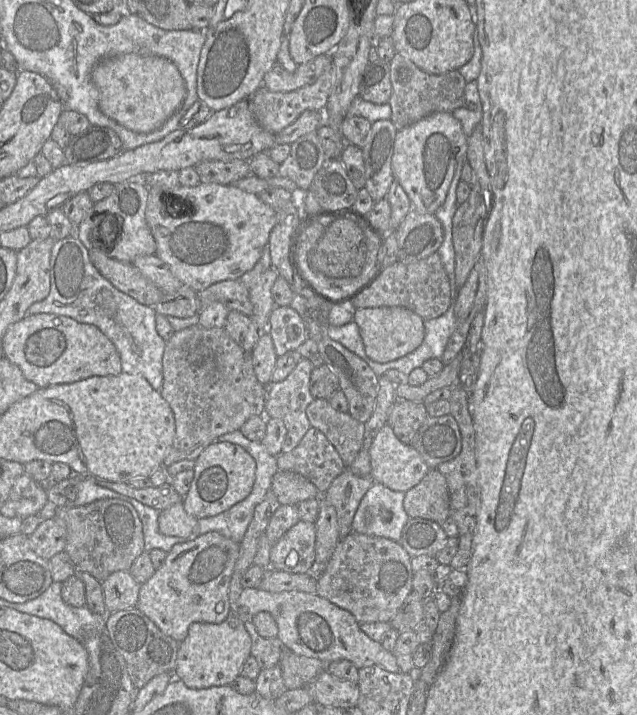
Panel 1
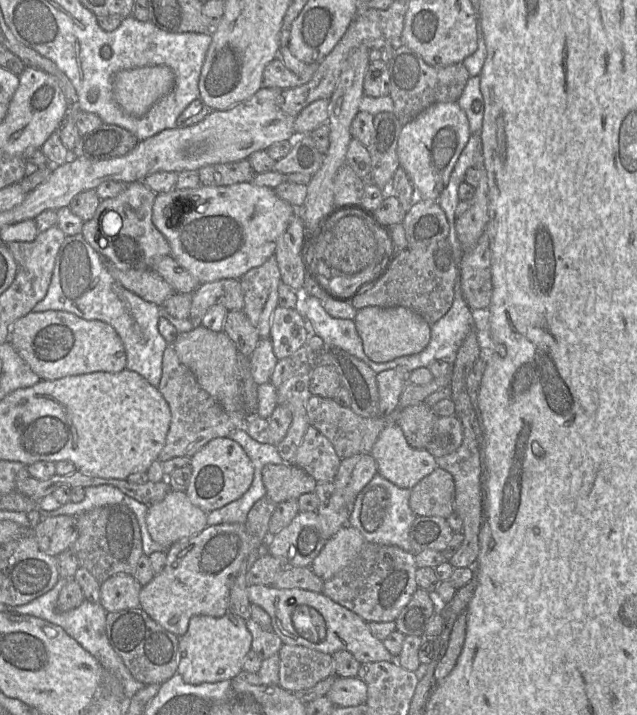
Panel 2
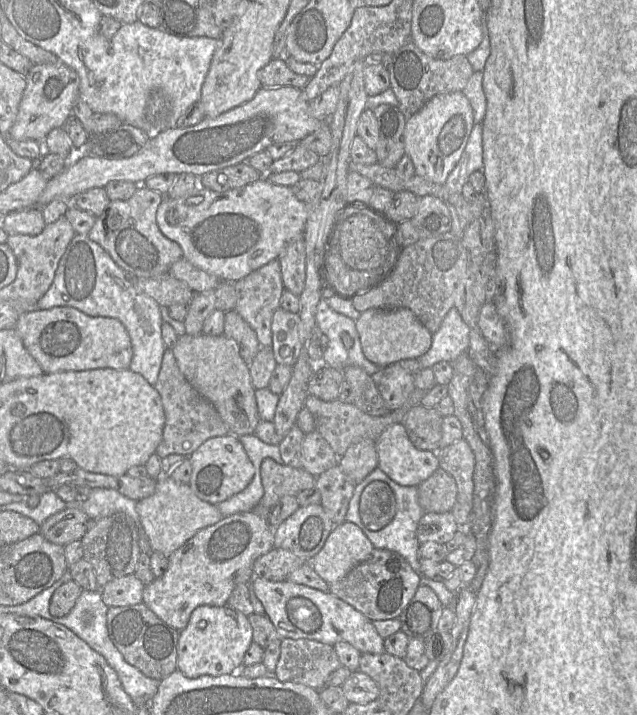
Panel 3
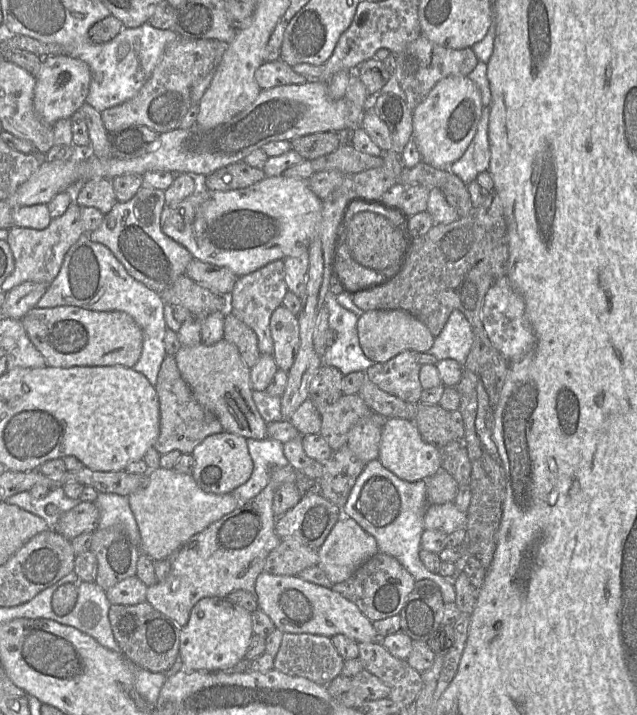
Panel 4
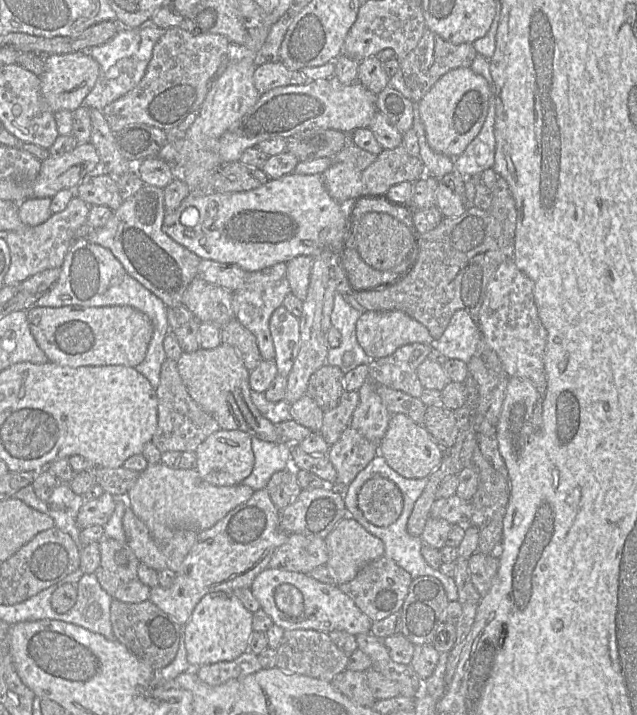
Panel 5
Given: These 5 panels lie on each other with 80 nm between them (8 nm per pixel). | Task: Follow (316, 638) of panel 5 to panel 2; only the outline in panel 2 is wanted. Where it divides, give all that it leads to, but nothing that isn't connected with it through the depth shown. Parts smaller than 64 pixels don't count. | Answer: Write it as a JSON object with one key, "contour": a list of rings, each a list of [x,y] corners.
{"contour":[[[283,644],[279,658],[279,686],[290,692],[311,688],[335,674],[332,655],[304,646]]]}

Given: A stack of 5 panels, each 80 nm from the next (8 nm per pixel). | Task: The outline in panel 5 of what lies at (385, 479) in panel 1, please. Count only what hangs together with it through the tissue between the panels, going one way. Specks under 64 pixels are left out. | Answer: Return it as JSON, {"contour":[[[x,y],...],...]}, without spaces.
{"contour":[[[398,413],[390,418],[388,428],[379,444],[378,454],[382,455],[387,464],[402,477],[418,479],[429,477],[439,468],[444,451],[423,425],[415,423],[405,414]]]}

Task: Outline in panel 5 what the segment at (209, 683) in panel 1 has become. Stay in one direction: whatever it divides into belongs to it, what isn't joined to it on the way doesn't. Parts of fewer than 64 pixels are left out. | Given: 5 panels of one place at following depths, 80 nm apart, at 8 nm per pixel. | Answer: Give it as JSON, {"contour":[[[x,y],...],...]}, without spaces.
{"contour":[[[232,591],[211,592],[203,596],[183,626],[183,639],[191,669],[233,661],[245,653],[253,632],[252,621],[253,613],[243,606]]]}

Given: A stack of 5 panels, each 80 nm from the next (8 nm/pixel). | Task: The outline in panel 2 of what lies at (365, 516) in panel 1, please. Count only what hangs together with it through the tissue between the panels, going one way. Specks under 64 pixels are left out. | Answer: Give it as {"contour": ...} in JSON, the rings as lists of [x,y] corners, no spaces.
{"contour":[[[377,473],[370,484],[365,488],[364,493],[372,487],[383,487],[389,493],[389,510],[380,527],[368,532],[360,521],[362,510],[361,492],[357,495],[353,510],[348,519],[348,524],[356,528],[367,542],[397,546],[406,552],[412,552],[410,543],[410,529],[417,515],[409,506],[411,489],[399,488],[379,473]]]}

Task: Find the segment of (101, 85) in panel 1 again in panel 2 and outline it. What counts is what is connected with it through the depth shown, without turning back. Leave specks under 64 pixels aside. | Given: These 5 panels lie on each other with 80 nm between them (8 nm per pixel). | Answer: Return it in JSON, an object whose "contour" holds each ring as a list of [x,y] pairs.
{"contour":[[[165,65],[145,66],[118,72],[113,97],[127,114],[141,117],[174,86],[174,73]]]}

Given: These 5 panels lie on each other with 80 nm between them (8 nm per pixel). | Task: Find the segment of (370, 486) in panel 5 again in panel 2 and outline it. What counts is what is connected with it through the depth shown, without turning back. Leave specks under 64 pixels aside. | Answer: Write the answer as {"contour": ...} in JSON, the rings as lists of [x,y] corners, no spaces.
{"contour":[[[368,483],[361,492],[362,498],[362,510],[360,514],[360,521],[362,526],[368,531],[373,532],[377,530],[382,524],[388,510],[389,510],[389,493],[383,487],[372,487],[366,493],[364,493],[365,488],[369,485]]]}

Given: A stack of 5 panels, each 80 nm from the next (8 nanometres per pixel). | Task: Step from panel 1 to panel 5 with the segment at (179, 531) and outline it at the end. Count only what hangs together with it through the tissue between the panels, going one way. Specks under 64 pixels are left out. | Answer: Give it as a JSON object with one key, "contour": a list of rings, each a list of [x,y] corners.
{"contour":[[[159,462],[149,464],[139,473],[125,499],[147,526],[155,542],[166,545],[176,529],[203,531],[211,528],[232,509],[246,502],[253,492],[251,487],[244,484],[215,486],[203,480],[196,468],[181,469]]]}

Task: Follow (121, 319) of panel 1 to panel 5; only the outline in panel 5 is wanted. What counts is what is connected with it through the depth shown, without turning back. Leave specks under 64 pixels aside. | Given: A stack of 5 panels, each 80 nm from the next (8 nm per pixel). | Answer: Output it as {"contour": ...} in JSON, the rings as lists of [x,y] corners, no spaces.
{"contour":[[[86,237],[77,238],[67,252],[55,284],[34,304],[39,307],[62,307],[80,305],[84,307],[131,306],[146,314],[153,324],[153,334],[145,359],[135,366],[156,389],[160,382],[161,366],[166,359],[163,341],[170,332],[165,303],[131,277],[113,253],[101,245],[88,241]]]}

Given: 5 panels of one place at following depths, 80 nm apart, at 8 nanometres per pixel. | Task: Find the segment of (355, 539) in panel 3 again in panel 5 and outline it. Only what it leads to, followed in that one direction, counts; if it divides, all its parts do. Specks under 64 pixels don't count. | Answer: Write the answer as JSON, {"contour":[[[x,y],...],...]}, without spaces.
{"contour":[[[350,516],[341,519],[324,540],[329,555],[325,565],[338,585],[353,580],[366,564],[382,557],[385,552],[383,542]]]}

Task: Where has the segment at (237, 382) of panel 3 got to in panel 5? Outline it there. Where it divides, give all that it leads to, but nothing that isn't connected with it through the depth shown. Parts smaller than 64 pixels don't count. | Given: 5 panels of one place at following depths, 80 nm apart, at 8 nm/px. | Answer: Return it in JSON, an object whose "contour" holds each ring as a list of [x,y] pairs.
{"contour":[[[221,343],[213,349],[198,348],[194,352],[183,352],[177,360],[177,370],[191,398],[218,422],[221,429],[241,430],[267,442],[282,440],[276,425],[262,416],[253,404],[250,371],[234,347]]]}

